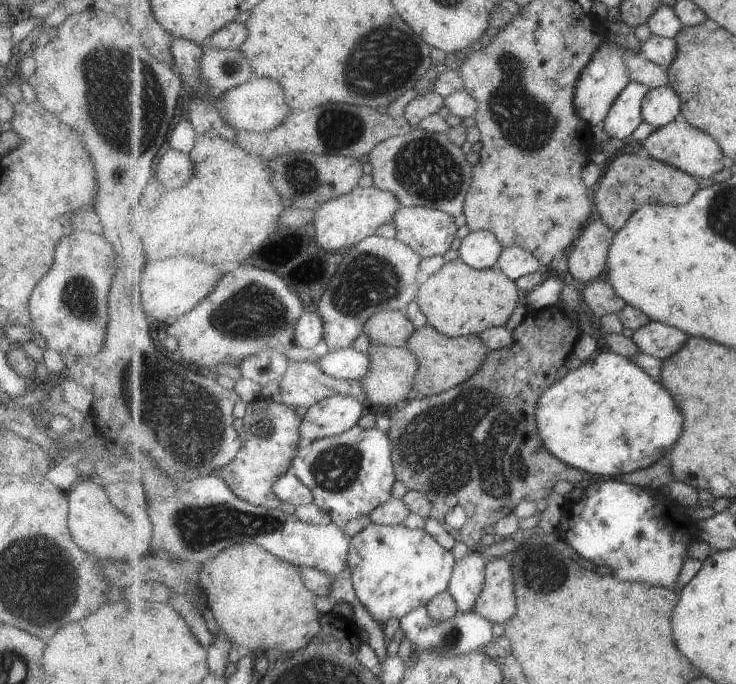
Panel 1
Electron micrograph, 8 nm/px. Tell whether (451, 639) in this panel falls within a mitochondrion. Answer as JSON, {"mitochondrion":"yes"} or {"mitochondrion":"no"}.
{"mitochondrion":"yes"}

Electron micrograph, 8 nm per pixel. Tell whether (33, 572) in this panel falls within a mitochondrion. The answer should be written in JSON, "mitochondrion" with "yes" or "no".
{"mitochondrion":"yes"}

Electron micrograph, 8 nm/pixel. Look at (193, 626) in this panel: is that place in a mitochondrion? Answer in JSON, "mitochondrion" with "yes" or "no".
{"mitochondrion":"no"}

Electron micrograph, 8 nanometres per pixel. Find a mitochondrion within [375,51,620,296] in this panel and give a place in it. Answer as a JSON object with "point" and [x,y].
{"point":[425,168]}

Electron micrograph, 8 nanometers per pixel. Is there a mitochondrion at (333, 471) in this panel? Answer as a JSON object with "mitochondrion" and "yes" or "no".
{"mitochondrion":"yes"}

